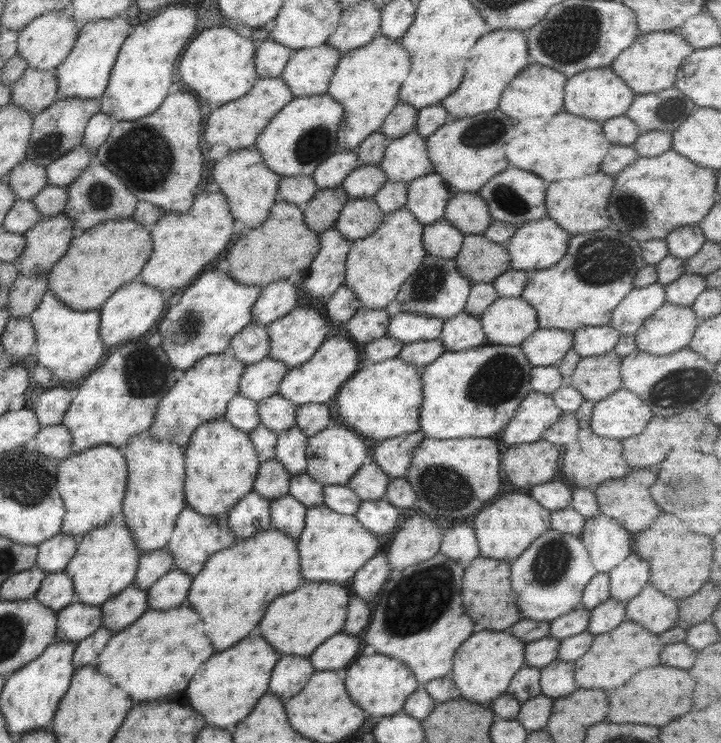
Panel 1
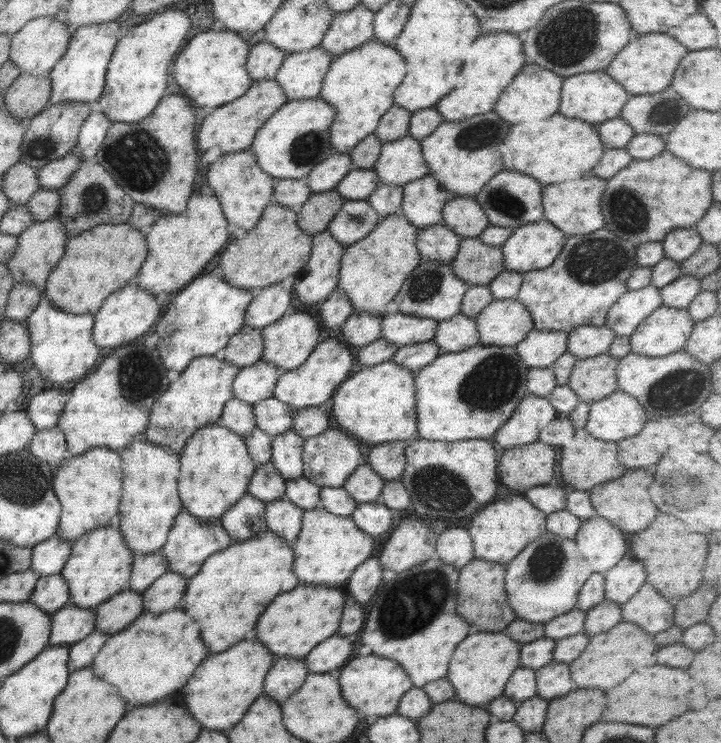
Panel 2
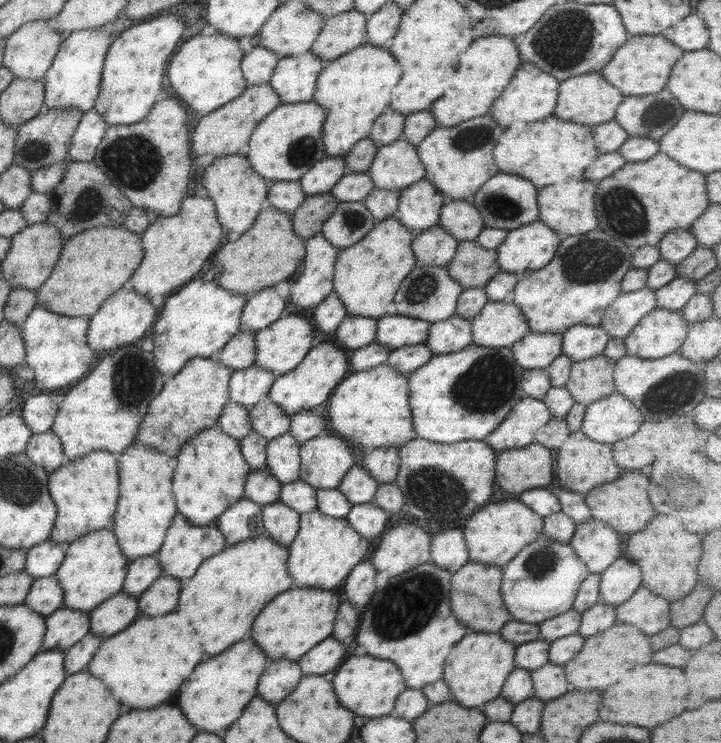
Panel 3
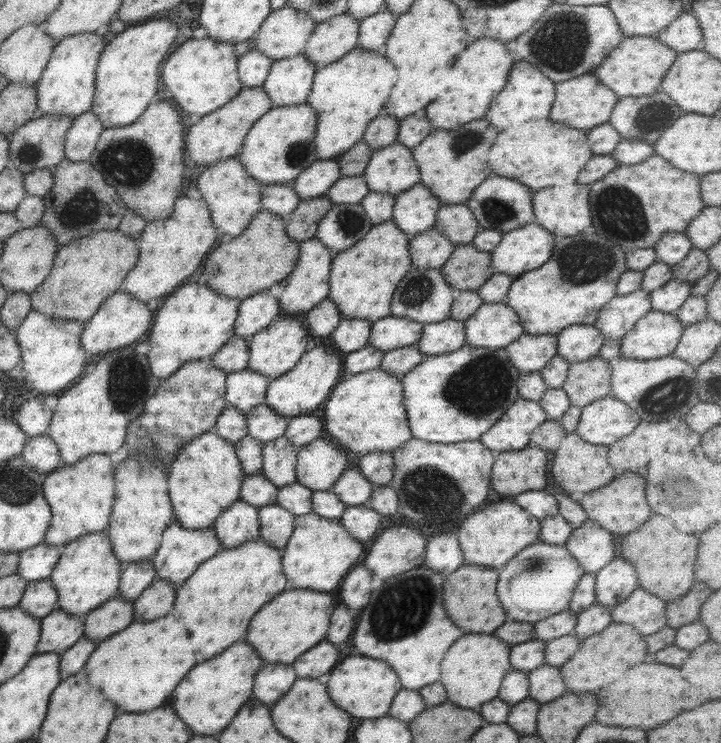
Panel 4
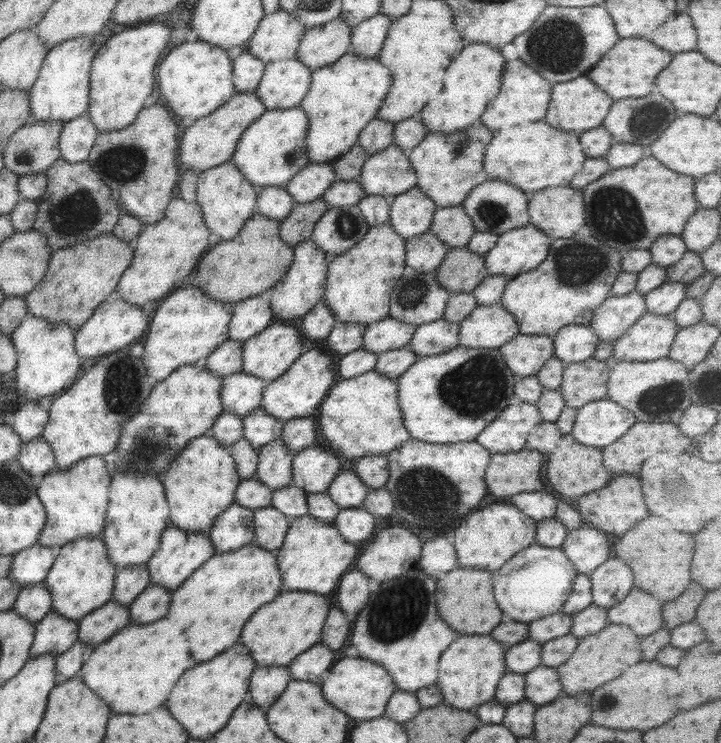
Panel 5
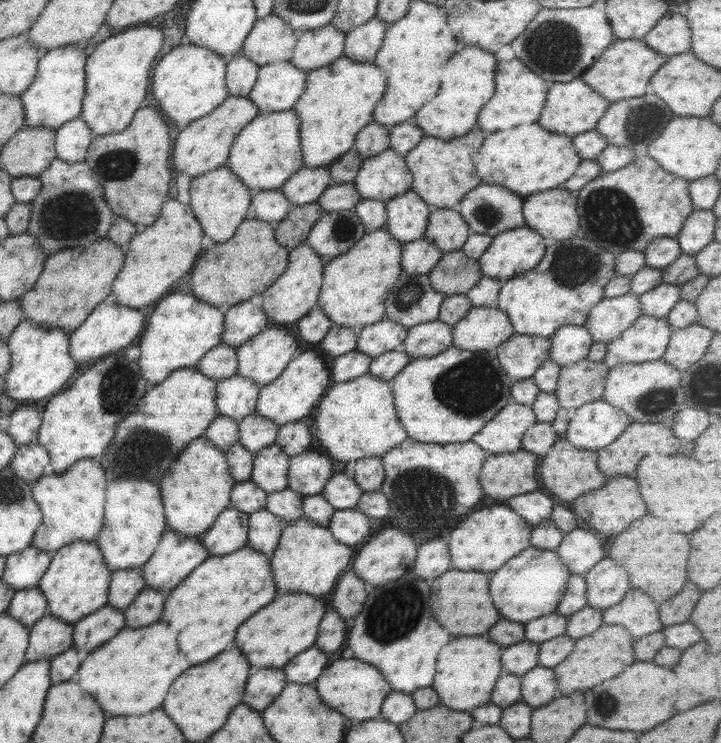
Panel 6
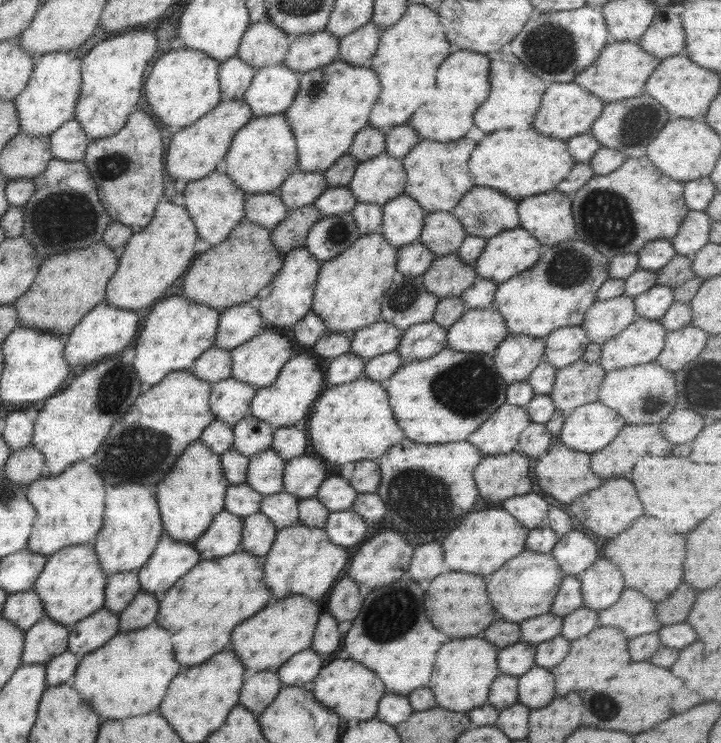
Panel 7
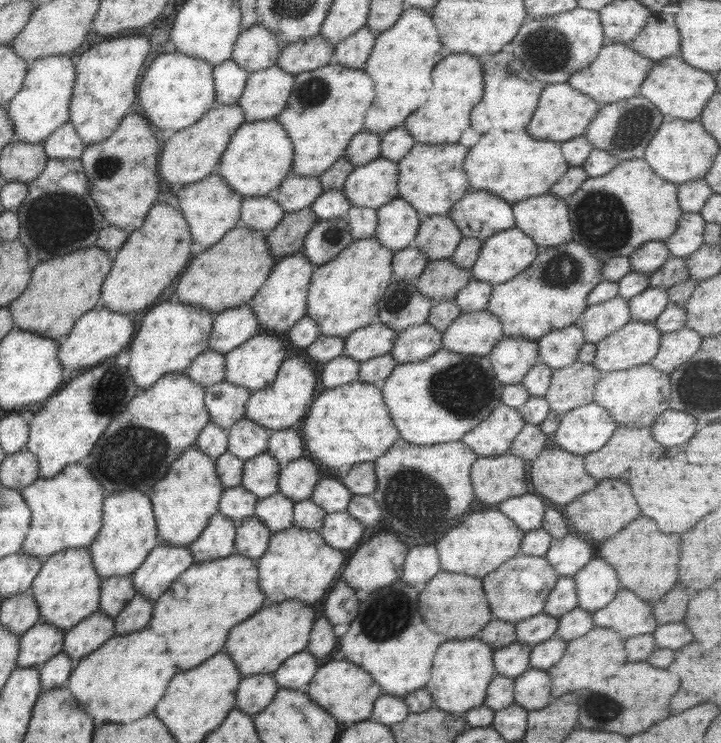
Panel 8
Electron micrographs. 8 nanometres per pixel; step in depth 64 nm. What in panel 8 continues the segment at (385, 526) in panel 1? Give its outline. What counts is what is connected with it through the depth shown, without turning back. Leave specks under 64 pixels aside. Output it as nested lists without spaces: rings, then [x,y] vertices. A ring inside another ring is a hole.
[[[343,511],[326,514],[322,526],[317,531],[327,546],[332,546],[335,550],[347,550],[359,542],[364,526]]]

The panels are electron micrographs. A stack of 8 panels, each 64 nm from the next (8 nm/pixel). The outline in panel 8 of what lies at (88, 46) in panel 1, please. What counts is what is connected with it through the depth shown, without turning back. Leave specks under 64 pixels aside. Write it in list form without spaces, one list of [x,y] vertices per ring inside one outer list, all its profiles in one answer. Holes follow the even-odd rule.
[[[53,55],[49,57],[43,57],[35,59],[28,63],[27,72],[25,73],[24,81],[22,82],[22,87],[19,92],[5,105],[6,113],[8,114],[11,126],[13,129],[13,140],[24,141],[26,143],[39,143],[45,140],[48,135],[50,135],[58,126],[68,122],[68,106],[70,103],[70,98],[72,97],[72,88],[74,88],[74,78],[76,78],[74,61],[69,57],[69,55]]]

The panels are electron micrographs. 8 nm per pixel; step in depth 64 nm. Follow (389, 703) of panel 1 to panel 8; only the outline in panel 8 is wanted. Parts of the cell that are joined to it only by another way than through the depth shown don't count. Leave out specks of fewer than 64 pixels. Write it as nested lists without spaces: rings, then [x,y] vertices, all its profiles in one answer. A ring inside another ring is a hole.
[[[331,660],[320,666],[311,680],[306,684],[304,693],[317,703],[325,712],[328,712],[337,723],[345,726],[367,721],[375,699],[383,694],[380,686],[360,666],[345,660]]]

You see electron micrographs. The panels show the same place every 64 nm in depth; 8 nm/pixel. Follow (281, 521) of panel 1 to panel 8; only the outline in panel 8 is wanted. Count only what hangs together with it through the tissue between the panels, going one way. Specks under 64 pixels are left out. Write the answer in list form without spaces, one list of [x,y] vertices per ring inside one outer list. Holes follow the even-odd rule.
[[[246,517],[236,525],[234,552],[251,560],[258,559],[267,548],[270,533],[257,518]]]

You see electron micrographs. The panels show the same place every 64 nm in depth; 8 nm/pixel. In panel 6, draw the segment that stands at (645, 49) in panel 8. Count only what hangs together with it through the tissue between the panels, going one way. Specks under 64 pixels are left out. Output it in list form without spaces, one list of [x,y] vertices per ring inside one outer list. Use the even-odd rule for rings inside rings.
[[[665,13],[643,36],[641,42],[666,57],[686,53],[691,44],[691,33],[686,18],[679,13]]]

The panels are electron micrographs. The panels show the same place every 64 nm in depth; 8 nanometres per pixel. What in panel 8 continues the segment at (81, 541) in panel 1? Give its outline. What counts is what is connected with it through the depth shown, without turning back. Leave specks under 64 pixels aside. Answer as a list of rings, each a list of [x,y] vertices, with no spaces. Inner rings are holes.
[[[65,549],[45,559],[25,593],[35,601],[39,621],[66,631],[98,610],[101,581],[102,578],[93,568],[88,549]]]

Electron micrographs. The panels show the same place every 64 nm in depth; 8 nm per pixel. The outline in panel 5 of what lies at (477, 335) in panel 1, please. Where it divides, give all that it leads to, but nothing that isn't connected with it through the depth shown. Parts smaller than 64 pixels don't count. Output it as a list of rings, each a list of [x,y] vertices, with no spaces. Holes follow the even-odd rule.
[[[435,320],[417,325],[405,348],[411,349],[418,357],[441,354],[458,346],[458,334],[458,323]]]

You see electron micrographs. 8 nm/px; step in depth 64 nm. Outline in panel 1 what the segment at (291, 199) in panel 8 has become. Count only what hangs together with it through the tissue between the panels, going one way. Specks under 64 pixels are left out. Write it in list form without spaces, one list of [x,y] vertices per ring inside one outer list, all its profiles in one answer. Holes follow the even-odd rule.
[[[343,149],[328,156],[318,164],[310,175],[318,190],[336,187],[360,165],[354,150]]]

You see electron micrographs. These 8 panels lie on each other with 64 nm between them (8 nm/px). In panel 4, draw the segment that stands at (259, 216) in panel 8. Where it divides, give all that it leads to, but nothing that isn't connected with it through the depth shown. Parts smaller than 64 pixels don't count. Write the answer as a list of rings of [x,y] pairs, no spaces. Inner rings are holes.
[[[277,183],[276,185],[262,185],[261,210],[269,211],[285,219],[288,214],[298,205],[300,198],[295,194],[290,184]]]

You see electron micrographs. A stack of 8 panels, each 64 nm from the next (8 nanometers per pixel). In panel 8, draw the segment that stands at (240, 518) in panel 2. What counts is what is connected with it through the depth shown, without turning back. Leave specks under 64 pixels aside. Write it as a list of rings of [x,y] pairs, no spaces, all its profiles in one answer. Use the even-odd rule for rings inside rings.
[[[223,514],[209,518],[200,535],[187,548],[195,563],[225,558],[234,552],[236,524]]]

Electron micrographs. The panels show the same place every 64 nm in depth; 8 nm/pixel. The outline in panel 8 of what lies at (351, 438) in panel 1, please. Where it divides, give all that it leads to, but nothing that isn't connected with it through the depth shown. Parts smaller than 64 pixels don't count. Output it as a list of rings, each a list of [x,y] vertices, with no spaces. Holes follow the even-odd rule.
[[[301,456],[280,467],[277,479],[278,493],[294,503],[307,500],[319,479],[317,464],[306,456]]]

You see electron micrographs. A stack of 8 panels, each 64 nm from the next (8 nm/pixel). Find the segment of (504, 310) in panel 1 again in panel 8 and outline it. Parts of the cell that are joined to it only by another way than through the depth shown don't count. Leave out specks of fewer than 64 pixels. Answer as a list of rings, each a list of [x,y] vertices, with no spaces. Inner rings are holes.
[[[486,310],[460,313],[460,315],[442,332],[441,349],[453,351],[455,354],[481,355],[485,357],[496,345],[498,340],[504,337],[501,323],[498,318]]]

